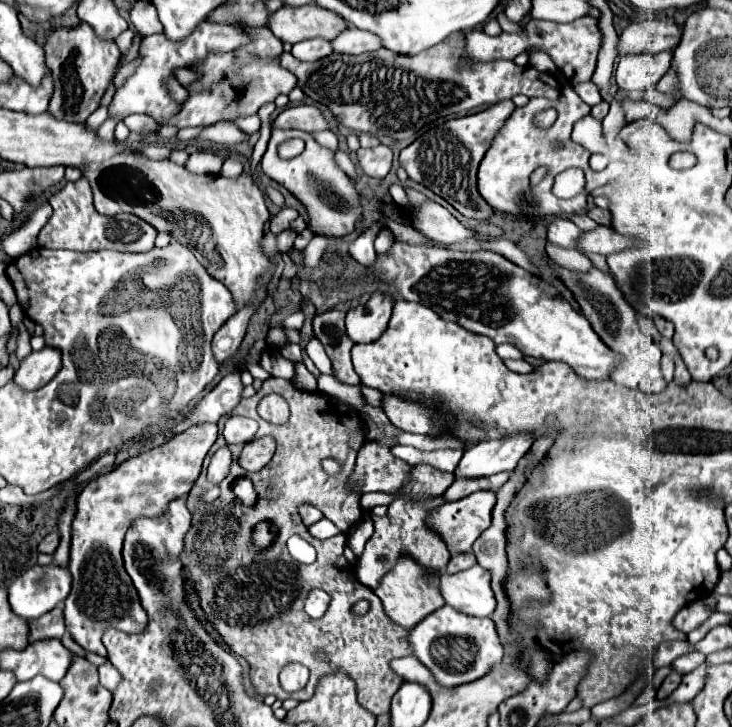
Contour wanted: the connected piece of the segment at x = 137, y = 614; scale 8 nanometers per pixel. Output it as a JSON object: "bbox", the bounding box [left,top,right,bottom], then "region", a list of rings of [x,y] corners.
{"bbox":[65,424,217,656],"region":[[[199,424],[183,434],[173,436],[165,444],[151,448],[139,456],[133,456],[119,466],[115,466],[111,472],[105,472],[91,480],[83,492],[77,498],[77,514],[71,524],[71,560],[69,560],[69,572],[73,576],[73,590],[69,592],[69,598],[65,598],[65,626],[71,632],[73,640],[81,644],[85,650],[95,652],[99,656],[105,656],[105,646],[101,642],[101,636],[105,630],[115,628],[121,632],[143,632],[147,626],[147,612],[141,606],[141,600],[137,596],[137,590],[127,576],[123,568],[121,548],[125,532],[131,524],[131,520],[139,516],[159,516],[167,504],[179,496],[187,496],[191,486],[195,484],[203,458],[207,456],[211,444],[217,440],[217,426],[215,424]]]}

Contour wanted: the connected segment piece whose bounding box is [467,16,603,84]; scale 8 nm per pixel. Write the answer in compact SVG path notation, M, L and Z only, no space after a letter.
M581 16L573 22L559 24L559 22L545 22L545 20L529 20L521 32L501 32L499 36L487 36L485 32L473 30L467 34L467 54L473 60L489 62L497 58L513 60L521 52L531 52L531 50L541 50L551 56L551 60L557 64L557 68L567 76L571 84L587 82L591 80L595 66L597 66L597 56L601 50L603 34L599 30L599 20L593 16Z

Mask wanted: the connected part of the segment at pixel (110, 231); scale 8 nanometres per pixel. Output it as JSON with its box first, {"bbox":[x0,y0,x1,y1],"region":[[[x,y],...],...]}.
{"bbox":[39,178,157,252],"region":[[[79,178],[77,182],[67,182],[63,190],[49,198],[53,206],[53,216],[39,232],[41,248],[63,248],[73,252],[97,252],[97,250],[117,250],[117,252],[149,252],[155,246],[157,230],[145,220],[133,214],[103,216],[93,206],[93,194],[89,182]]]}

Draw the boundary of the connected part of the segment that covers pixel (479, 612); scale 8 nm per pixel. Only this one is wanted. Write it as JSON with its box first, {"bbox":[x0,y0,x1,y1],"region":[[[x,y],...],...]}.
{"bbox":[439,564,497,616],"region":[[[479,564],[471,566],[469,570],[457,572],[457,574],[447,574],[447,572],[441,574],[439,592],[441,592],[447,606],[451,606],[457,612],[463,612],[467,616],[491,616],[497,606],[495,594],[491,590],[491,574],[489,574],[489,570],[481,568]]]}

